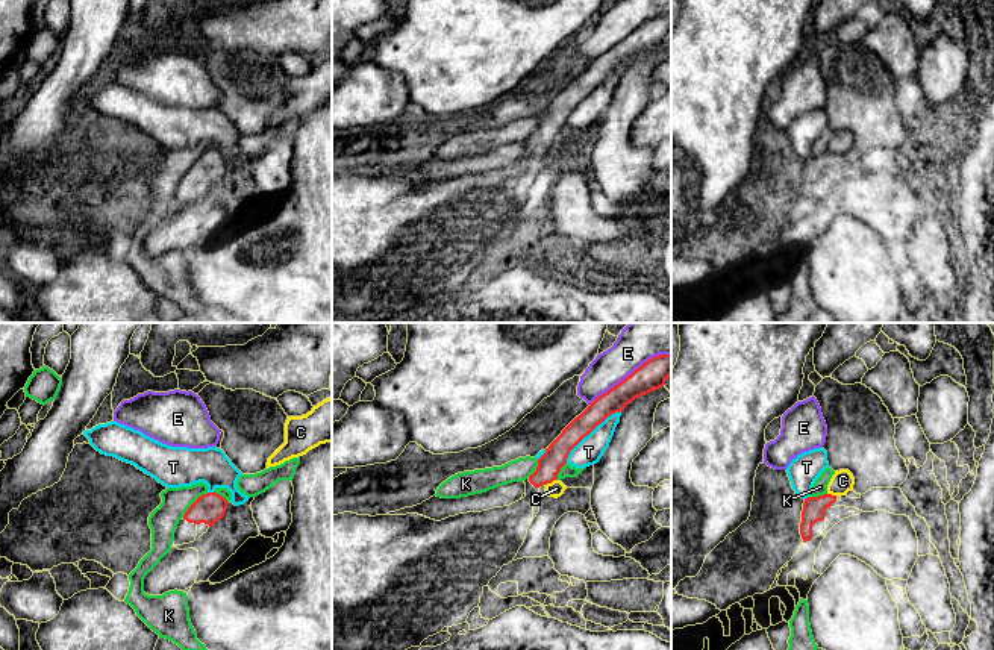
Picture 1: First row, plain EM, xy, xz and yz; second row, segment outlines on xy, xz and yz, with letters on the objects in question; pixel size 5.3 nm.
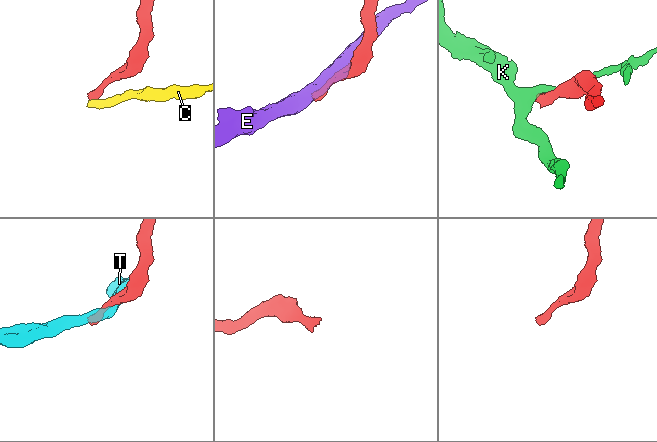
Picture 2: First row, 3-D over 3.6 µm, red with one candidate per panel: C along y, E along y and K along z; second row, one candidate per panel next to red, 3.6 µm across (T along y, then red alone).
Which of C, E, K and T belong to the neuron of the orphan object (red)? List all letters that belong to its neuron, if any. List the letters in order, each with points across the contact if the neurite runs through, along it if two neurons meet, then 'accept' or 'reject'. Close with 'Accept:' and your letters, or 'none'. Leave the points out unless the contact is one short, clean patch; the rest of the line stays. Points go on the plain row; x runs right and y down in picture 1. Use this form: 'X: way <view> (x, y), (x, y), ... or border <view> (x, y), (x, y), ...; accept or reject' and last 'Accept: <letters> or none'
C: border xz (555, 140), (546, 146); reject
E: reject
K: border xy (205, 153), (182, 178); reject
T: reject
Accept: none

